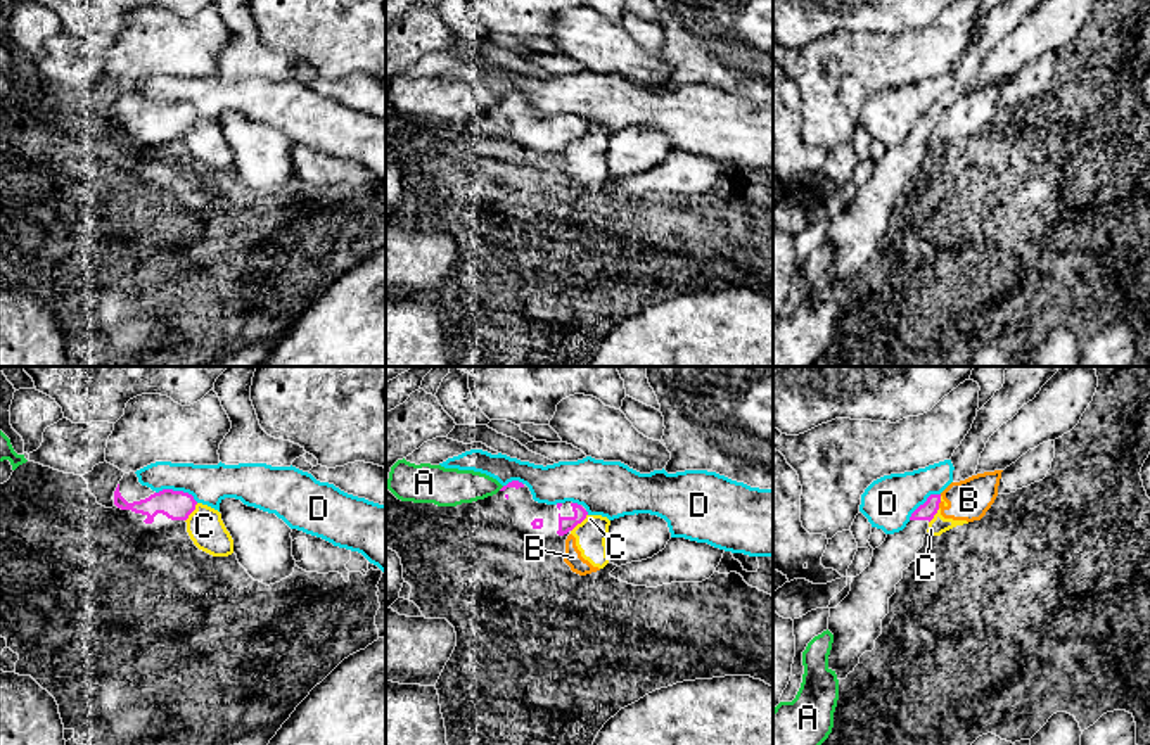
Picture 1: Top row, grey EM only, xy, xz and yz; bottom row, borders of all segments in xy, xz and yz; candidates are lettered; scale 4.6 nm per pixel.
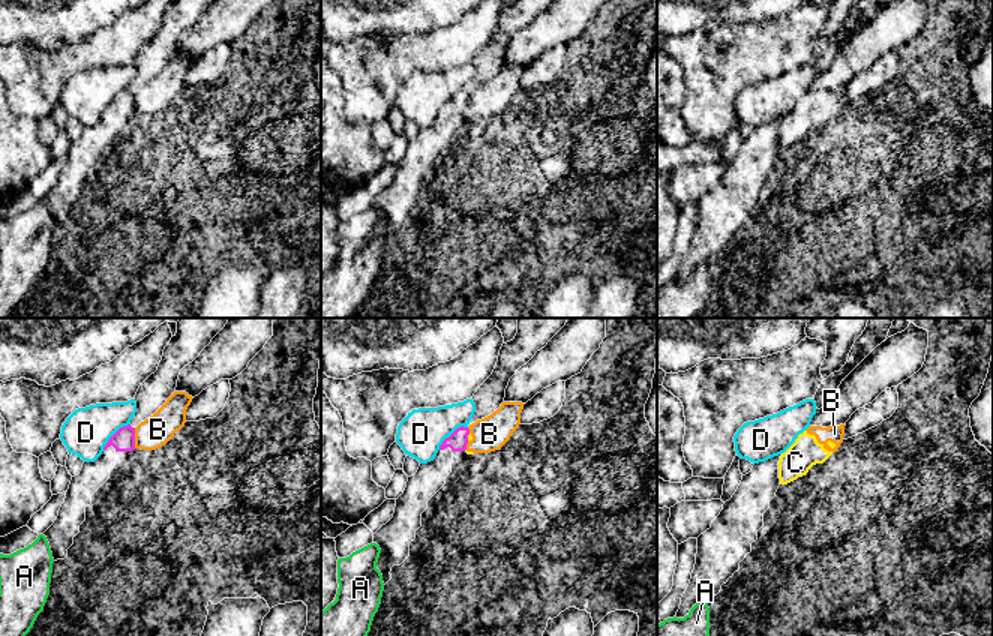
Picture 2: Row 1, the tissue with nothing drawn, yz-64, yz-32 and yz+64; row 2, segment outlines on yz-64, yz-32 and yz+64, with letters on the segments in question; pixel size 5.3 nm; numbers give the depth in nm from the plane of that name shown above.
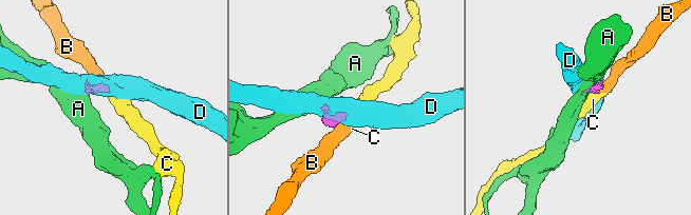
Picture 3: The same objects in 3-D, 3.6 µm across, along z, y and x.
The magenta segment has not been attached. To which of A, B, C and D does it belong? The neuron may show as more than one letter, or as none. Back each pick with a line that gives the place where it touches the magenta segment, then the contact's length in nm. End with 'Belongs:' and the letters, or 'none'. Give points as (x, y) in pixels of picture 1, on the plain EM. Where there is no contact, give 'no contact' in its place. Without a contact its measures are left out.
Belongs: none

